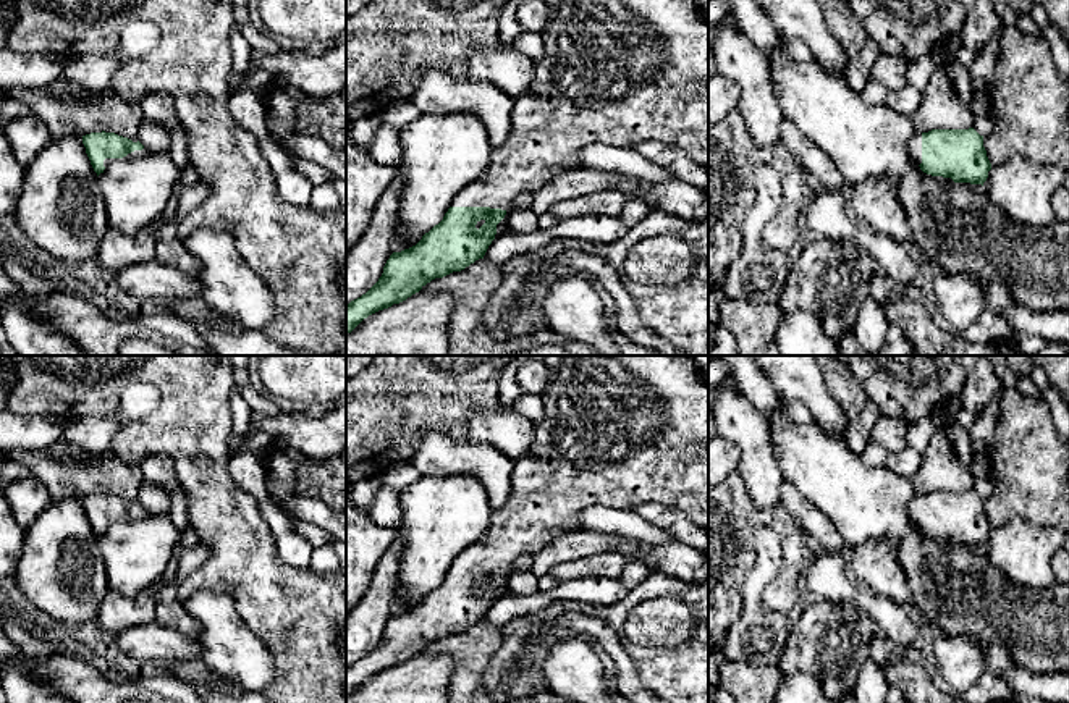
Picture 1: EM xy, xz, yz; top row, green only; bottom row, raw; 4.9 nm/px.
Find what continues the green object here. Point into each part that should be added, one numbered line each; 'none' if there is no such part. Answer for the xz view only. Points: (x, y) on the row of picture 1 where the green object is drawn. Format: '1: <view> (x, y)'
1: xz (618, 71)

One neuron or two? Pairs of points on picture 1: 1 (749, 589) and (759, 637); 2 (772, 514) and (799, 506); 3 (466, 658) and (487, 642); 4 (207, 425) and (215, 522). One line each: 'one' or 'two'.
1: one
2: two
3: one
4: one

